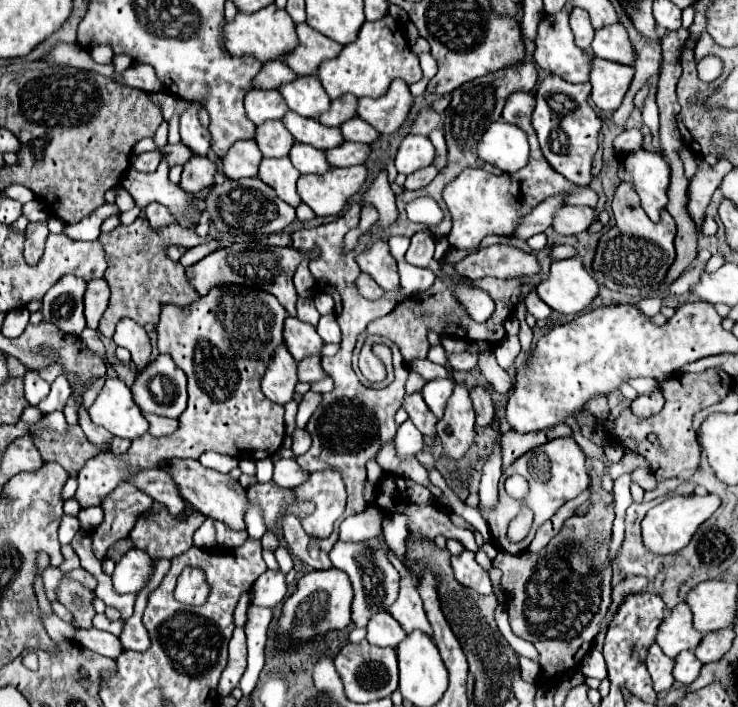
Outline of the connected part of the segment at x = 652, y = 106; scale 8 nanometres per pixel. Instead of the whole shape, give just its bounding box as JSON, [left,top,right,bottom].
[642,75,662,154]

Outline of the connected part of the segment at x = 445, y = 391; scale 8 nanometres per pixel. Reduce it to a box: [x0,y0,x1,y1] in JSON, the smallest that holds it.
[422,379,454,417]

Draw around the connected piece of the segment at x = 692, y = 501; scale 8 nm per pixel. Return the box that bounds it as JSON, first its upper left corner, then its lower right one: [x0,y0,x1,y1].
[642,495,720,555]

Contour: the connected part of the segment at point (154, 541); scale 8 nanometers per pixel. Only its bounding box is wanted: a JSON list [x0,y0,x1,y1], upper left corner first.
[130,501,204,559]

